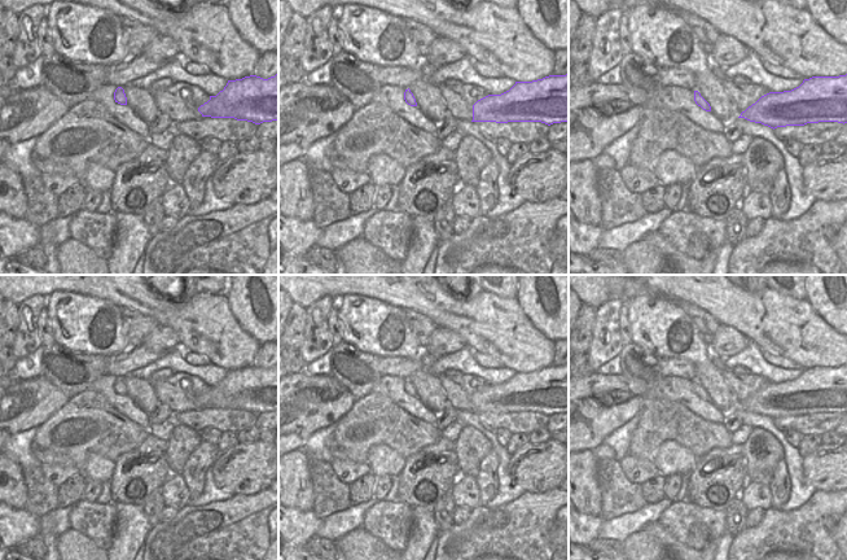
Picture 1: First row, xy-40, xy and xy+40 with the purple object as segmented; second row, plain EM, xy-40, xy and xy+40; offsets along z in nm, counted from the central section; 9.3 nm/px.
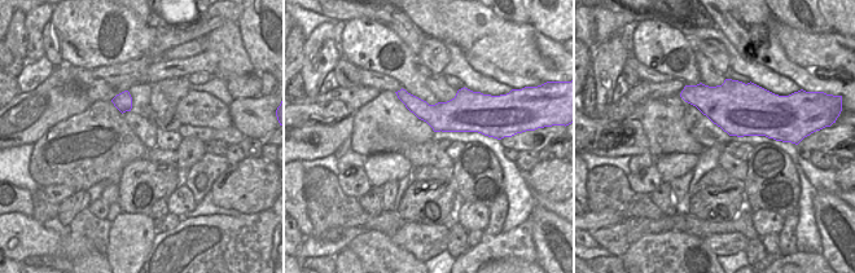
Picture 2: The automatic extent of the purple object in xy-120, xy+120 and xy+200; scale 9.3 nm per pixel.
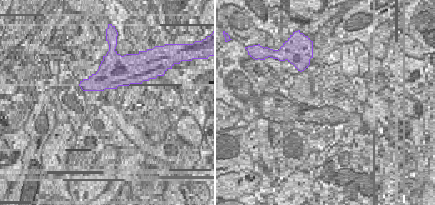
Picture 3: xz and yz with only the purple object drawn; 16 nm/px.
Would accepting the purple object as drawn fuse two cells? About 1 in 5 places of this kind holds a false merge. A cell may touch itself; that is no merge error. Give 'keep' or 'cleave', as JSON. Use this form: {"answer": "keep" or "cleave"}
{"answer": "keep"}

